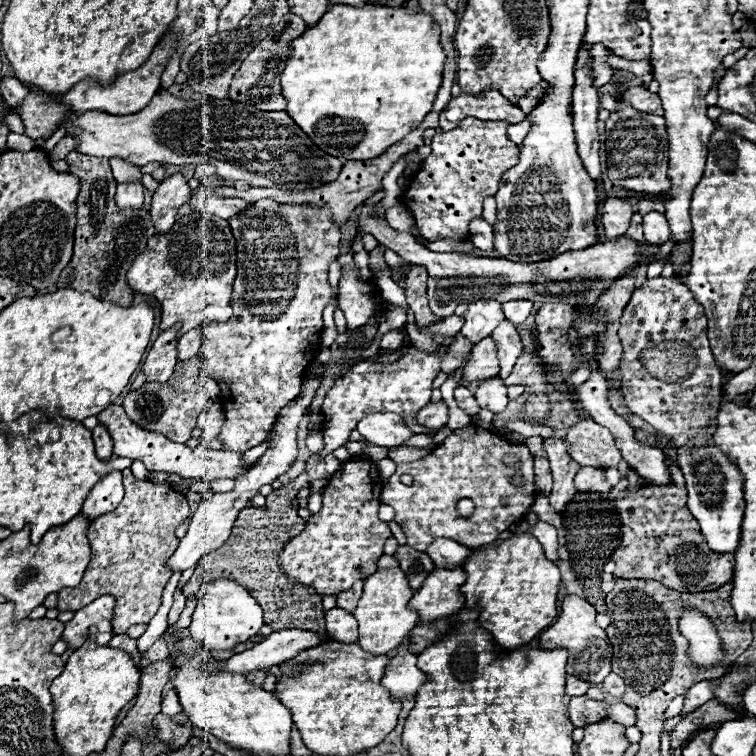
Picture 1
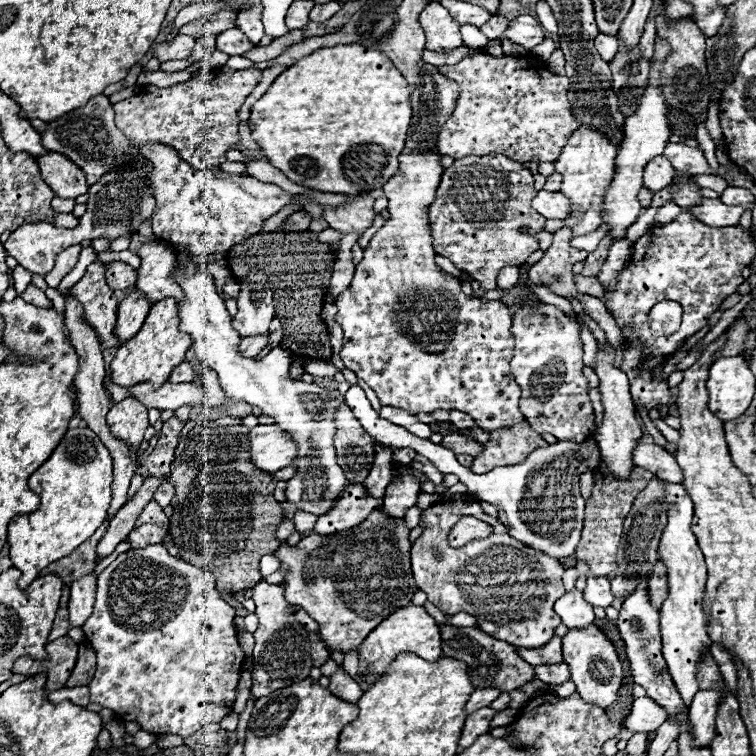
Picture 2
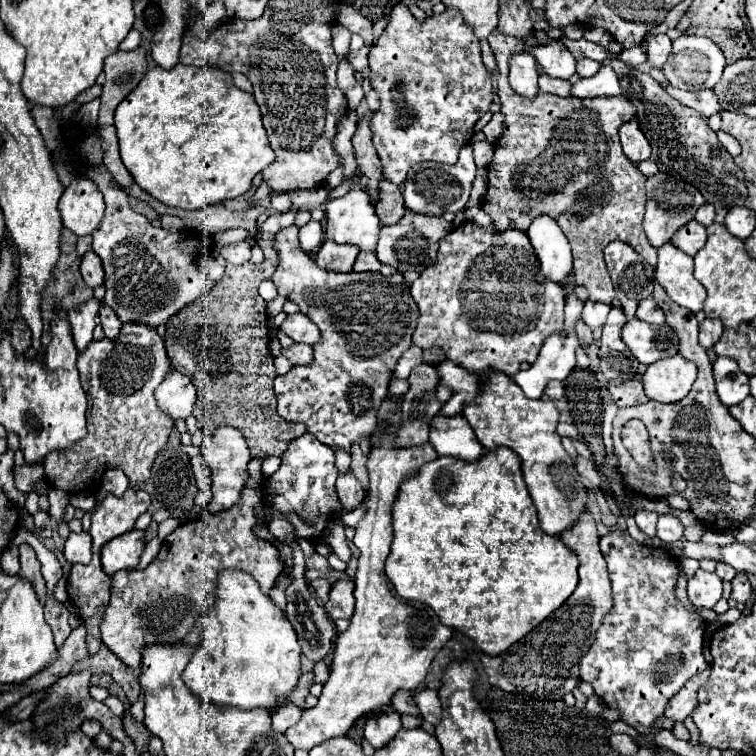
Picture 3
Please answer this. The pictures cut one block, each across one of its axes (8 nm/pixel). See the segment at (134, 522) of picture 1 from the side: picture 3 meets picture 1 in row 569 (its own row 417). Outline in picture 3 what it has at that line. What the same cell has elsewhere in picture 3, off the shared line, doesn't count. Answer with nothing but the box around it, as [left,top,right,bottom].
[44,322,174,494]

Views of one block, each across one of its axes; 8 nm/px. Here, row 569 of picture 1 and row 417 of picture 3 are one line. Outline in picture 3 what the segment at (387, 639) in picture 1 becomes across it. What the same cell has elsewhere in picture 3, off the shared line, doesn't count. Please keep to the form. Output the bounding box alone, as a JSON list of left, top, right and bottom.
[288,412,452,750]

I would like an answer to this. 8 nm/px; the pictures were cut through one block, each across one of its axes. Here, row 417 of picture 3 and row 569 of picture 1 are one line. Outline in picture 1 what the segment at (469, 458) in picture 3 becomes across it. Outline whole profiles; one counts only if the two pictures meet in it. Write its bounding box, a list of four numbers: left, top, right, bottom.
[408,568,466,622]

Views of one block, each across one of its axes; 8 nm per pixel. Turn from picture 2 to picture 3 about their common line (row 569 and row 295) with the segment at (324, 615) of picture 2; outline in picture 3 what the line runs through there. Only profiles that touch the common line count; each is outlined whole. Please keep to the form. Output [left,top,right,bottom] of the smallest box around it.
[272,230,418,452]

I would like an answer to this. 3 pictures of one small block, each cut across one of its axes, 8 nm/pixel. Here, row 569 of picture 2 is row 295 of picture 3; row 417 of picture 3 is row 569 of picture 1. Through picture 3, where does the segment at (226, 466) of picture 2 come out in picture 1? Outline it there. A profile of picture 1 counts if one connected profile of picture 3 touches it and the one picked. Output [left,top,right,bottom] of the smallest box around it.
[182,470,326,636]

